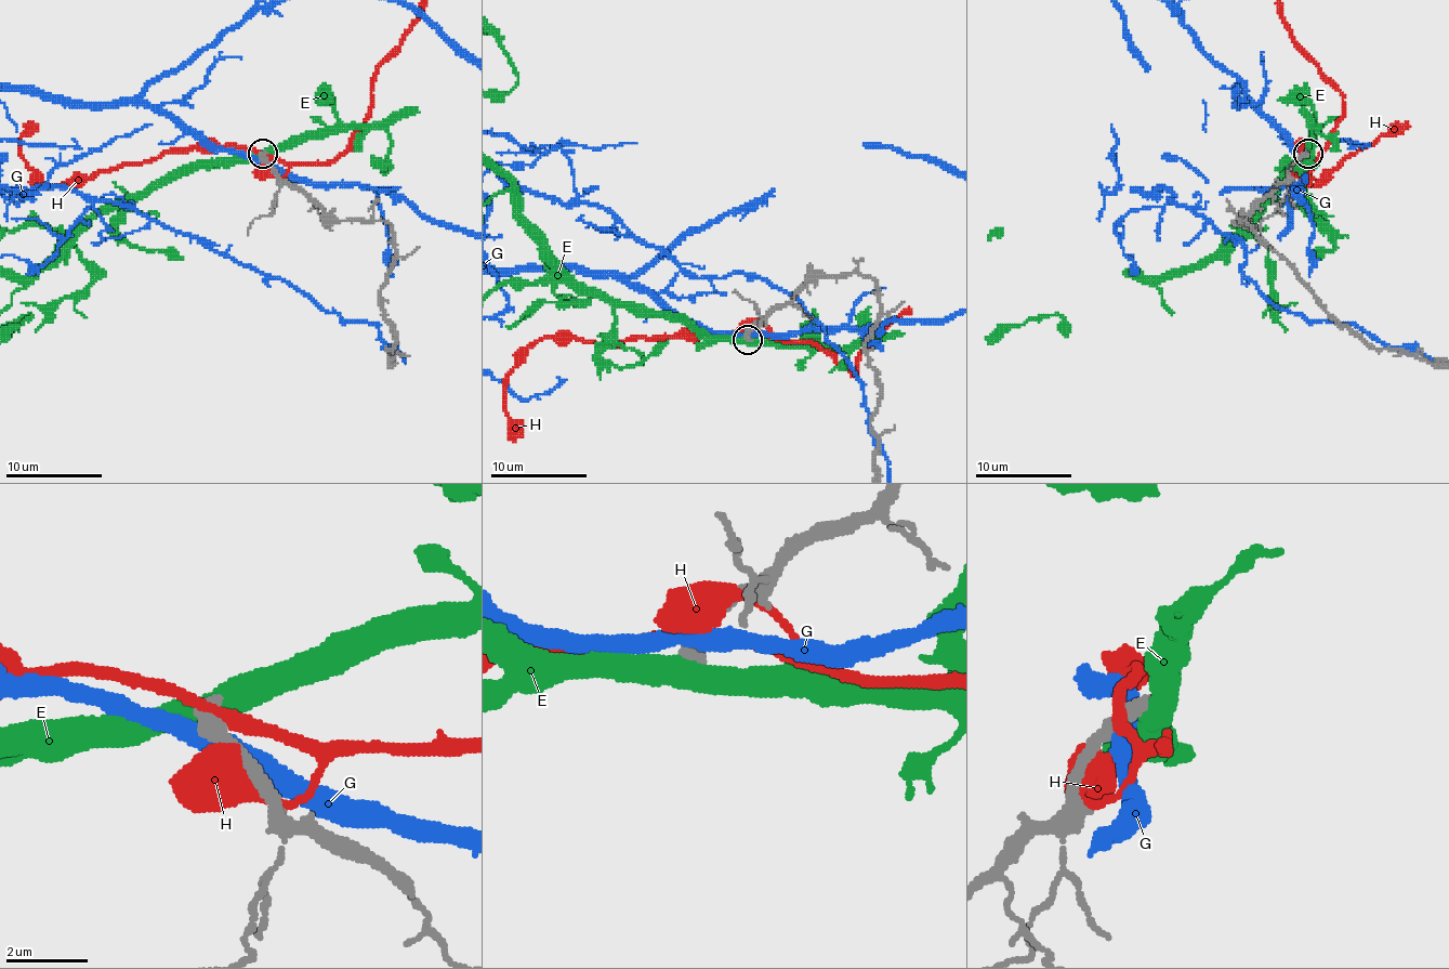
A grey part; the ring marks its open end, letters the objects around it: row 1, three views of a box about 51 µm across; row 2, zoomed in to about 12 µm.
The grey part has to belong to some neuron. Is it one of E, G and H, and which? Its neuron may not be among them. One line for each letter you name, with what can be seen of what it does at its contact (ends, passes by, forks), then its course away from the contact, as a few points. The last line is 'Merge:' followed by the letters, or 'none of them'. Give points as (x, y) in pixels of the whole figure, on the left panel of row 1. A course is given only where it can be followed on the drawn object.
Merge: none of them

